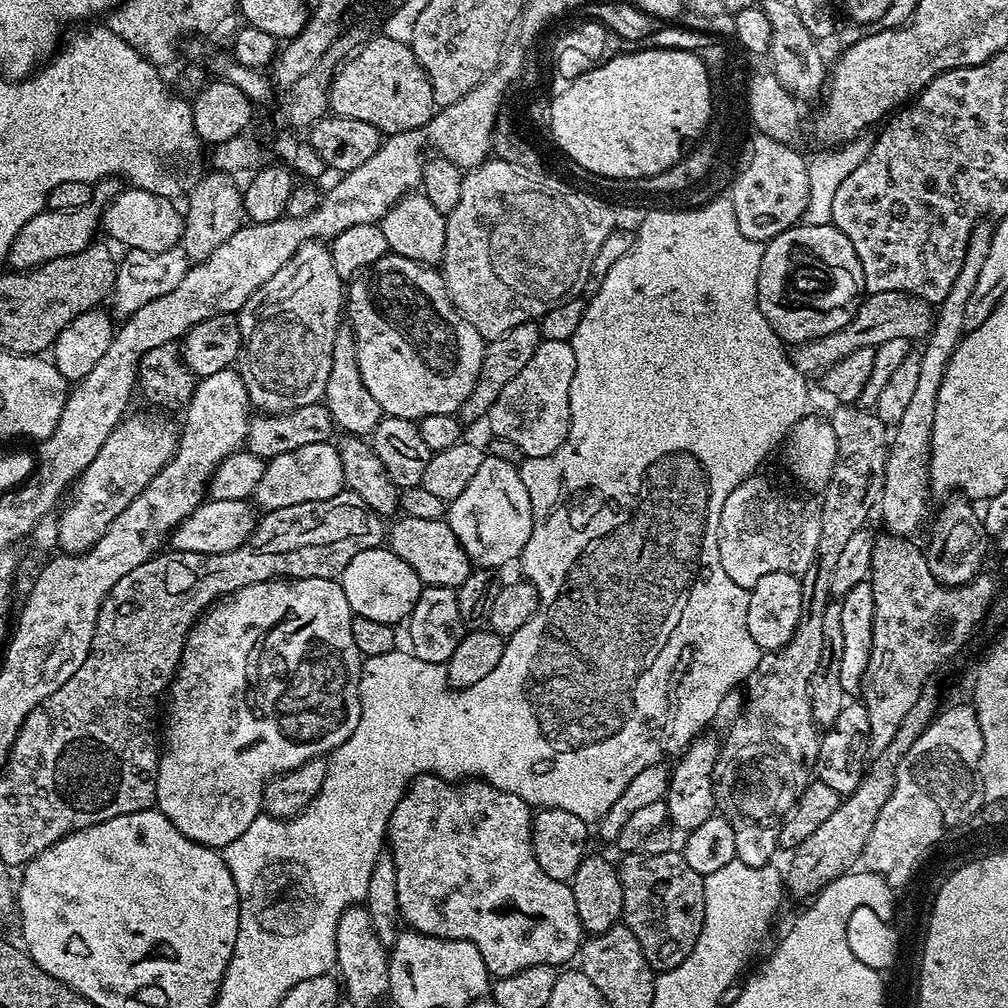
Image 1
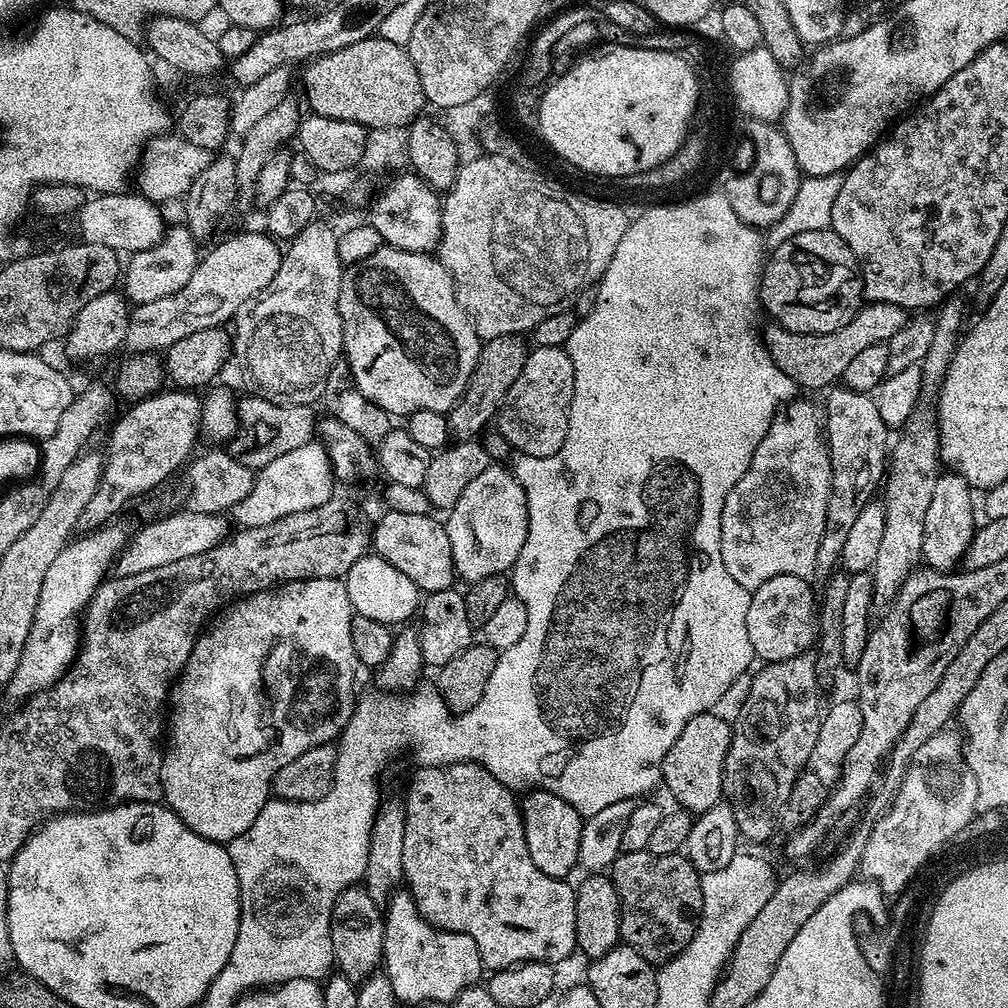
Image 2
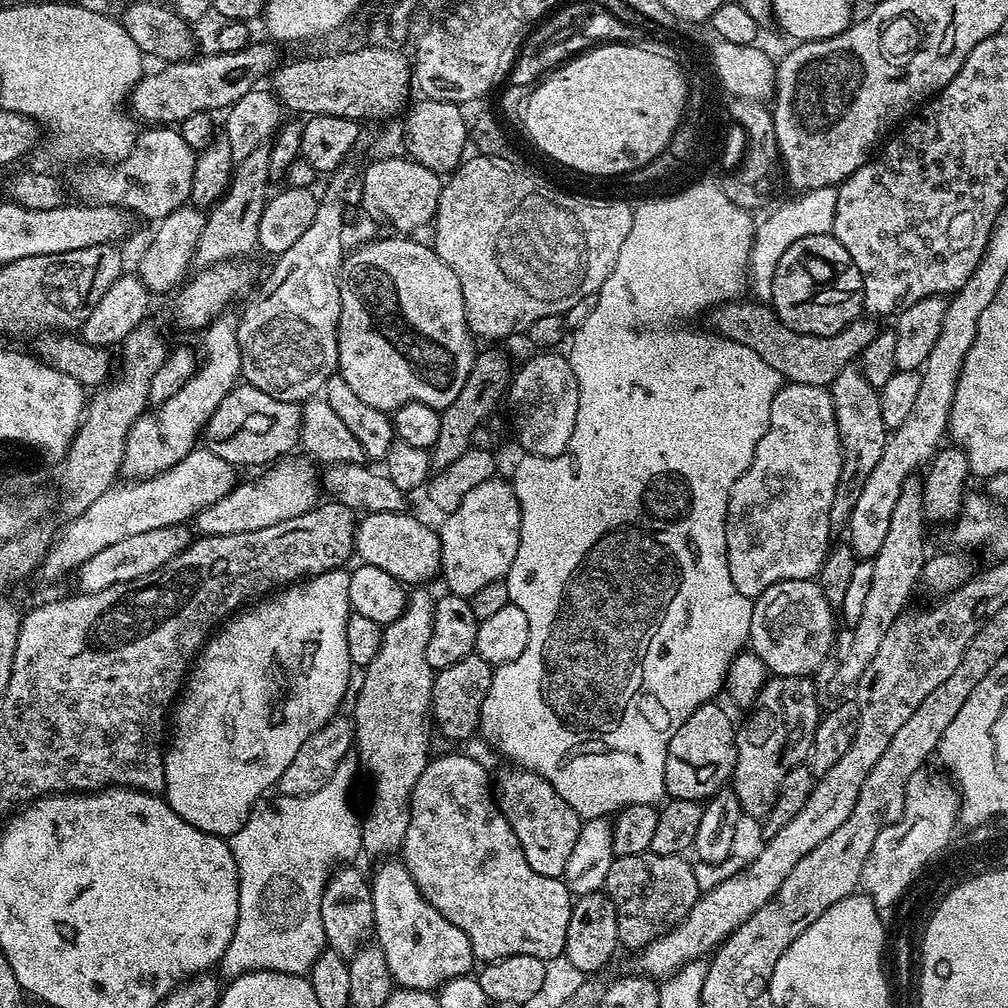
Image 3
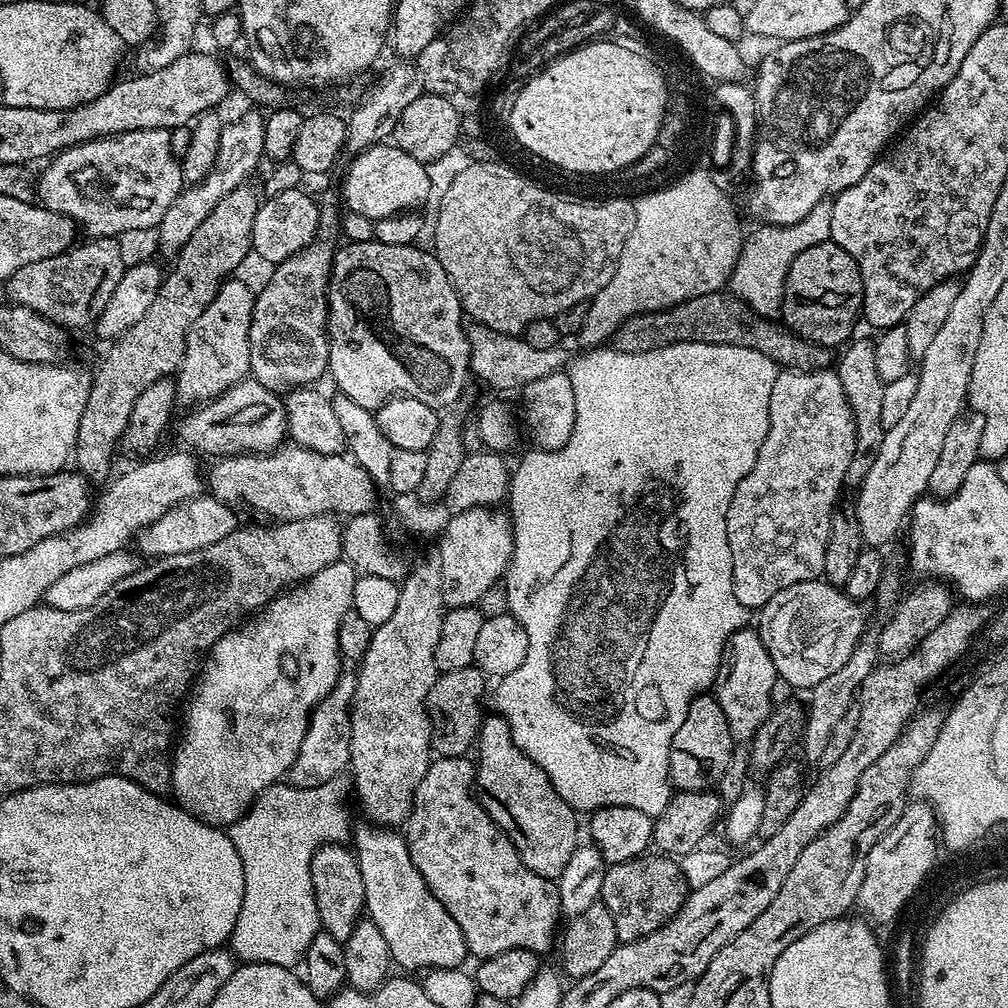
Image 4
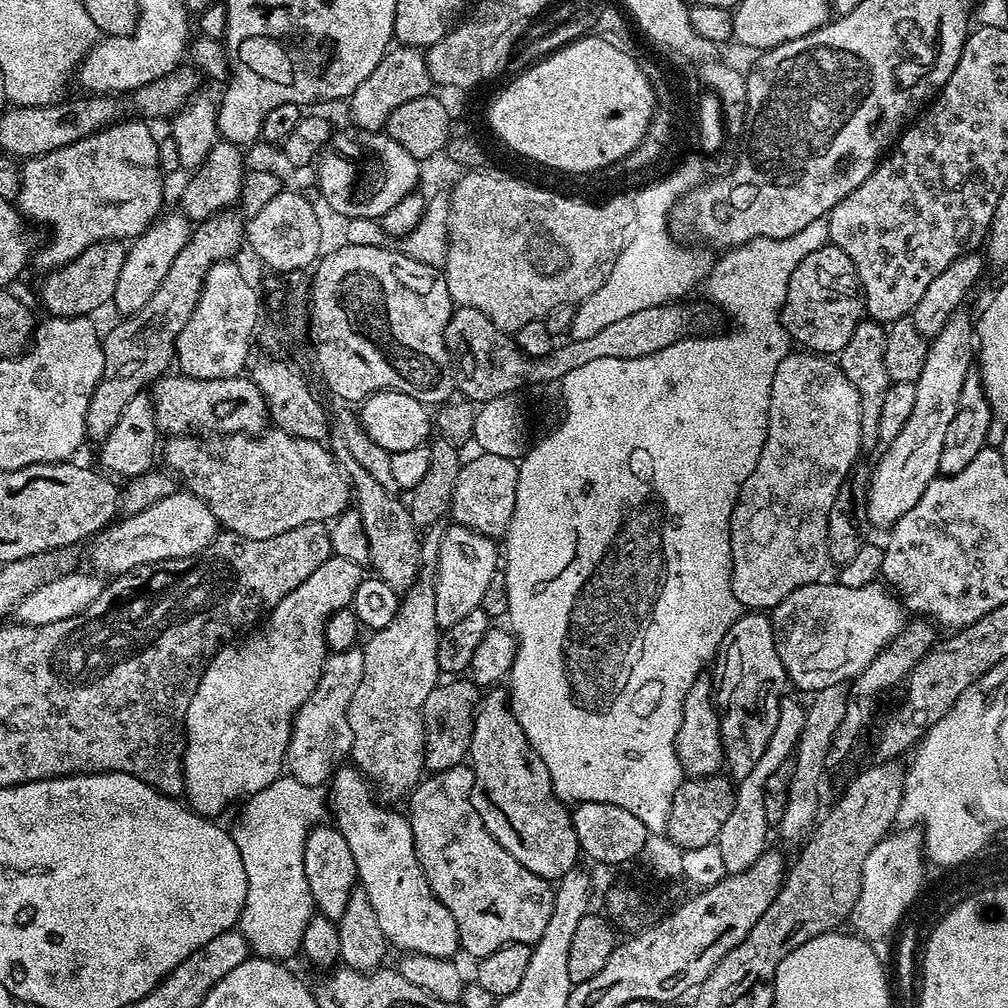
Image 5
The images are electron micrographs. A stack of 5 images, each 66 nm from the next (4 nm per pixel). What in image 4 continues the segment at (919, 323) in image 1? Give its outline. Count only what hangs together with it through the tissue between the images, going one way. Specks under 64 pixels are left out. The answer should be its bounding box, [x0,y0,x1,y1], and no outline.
[614,290,834,369]

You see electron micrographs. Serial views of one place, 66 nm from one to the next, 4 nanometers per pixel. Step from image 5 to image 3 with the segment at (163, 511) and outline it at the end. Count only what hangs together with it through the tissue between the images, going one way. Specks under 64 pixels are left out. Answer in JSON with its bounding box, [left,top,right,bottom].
[194,459,322,536]

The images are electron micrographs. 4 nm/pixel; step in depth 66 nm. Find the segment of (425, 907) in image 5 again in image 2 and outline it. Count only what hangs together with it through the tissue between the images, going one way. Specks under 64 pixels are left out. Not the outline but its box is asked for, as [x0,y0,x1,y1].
[382,890,482,1004]

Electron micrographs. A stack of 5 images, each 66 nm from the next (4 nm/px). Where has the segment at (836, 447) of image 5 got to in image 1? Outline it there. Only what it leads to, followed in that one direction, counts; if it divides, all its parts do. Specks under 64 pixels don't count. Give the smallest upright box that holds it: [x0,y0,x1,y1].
[718,474,821,590]

